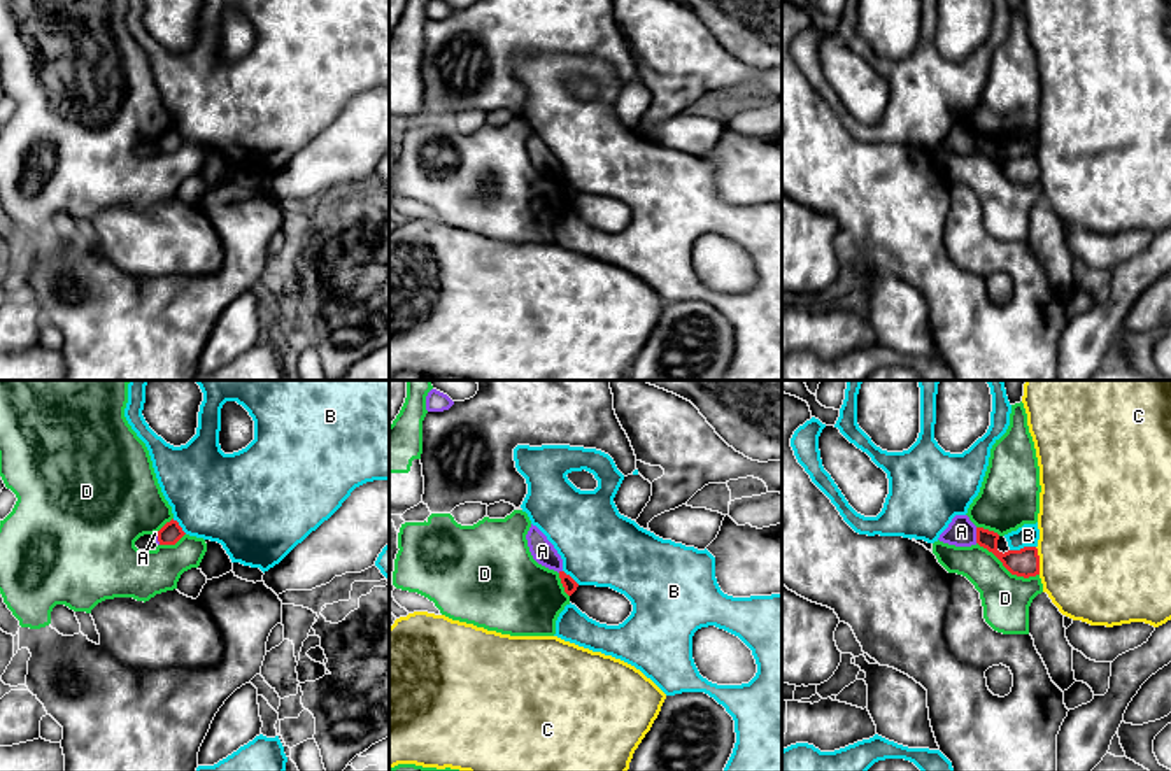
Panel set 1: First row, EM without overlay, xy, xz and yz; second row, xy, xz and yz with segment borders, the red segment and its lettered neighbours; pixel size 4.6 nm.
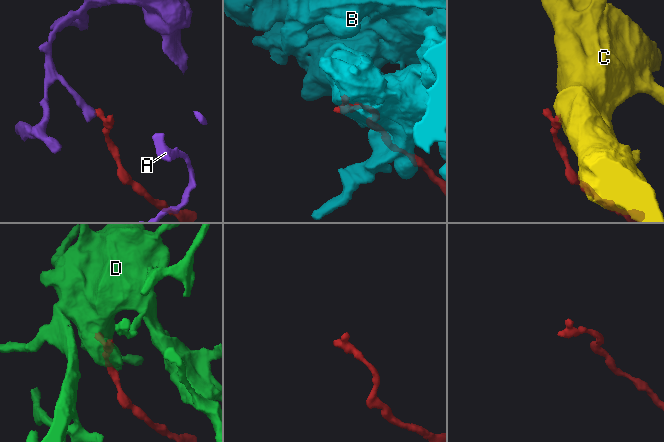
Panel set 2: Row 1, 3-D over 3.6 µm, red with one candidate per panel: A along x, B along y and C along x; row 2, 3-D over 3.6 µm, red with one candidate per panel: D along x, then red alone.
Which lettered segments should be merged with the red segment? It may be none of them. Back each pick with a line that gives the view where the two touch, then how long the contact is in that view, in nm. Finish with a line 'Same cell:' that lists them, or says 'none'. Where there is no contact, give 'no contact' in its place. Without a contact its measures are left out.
Same cell: none

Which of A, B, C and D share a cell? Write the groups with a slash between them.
A / B / C / D

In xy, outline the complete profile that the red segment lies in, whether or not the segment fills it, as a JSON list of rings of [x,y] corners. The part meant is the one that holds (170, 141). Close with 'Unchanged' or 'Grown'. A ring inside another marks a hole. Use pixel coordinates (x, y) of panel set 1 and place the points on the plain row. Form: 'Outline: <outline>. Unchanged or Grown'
Outline: [[[172,126],[158,138],[158,149],[160,152],[175,152],[184,142],[179,130]]]. Unchanged

